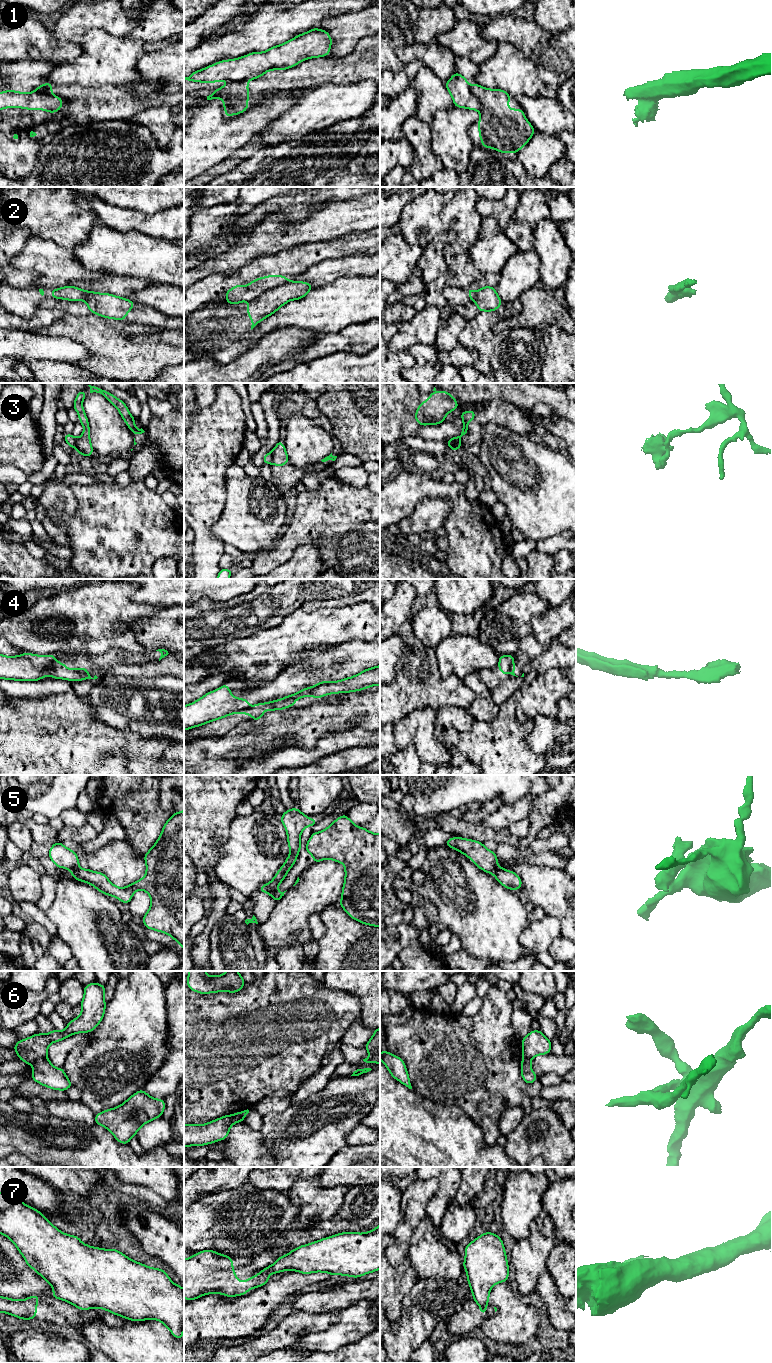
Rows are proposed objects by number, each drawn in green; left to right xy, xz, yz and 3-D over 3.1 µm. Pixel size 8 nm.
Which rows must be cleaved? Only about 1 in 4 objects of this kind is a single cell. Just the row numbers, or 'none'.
1, 2, 3, 4, 5, 6, 7

